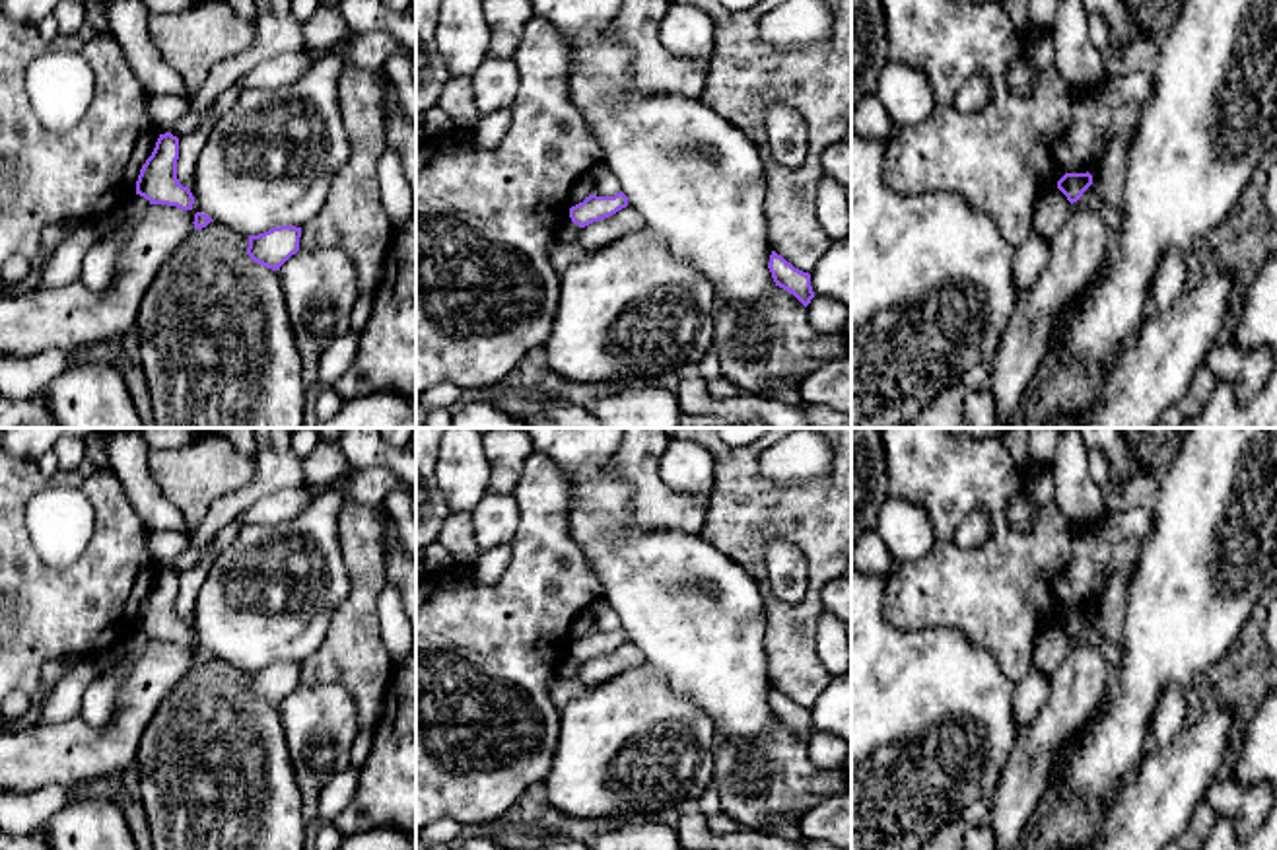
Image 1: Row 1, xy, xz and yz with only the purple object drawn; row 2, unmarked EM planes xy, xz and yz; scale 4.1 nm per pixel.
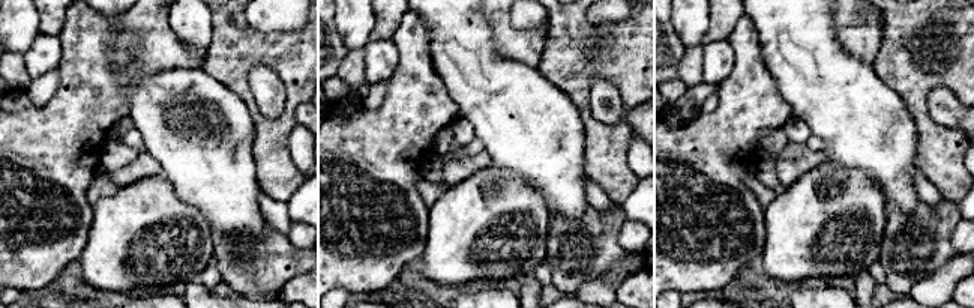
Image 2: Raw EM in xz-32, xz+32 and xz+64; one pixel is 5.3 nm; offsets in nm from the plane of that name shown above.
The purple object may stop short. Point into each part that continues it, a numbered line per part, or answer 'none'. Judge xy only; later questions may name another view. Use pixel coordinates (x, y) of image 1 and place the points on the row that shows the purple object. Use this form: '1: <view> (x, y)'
none

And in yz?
none

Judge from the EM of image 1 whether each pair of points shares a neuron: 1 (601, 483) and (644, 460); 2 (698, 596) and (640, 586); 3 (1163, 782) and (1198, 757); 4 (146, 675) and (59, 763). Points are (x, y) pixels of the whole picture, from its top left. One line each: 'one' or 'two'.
1: two
2: one
3: one
4: one

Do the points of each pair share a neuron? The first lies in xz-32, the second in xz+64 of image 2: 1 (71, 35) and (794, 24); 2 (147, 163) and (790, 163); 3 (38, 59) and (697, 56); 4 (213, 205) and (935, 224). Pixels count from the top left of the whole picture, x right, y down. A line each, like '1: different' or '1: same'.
1: different
2: same
3: different
4: different

